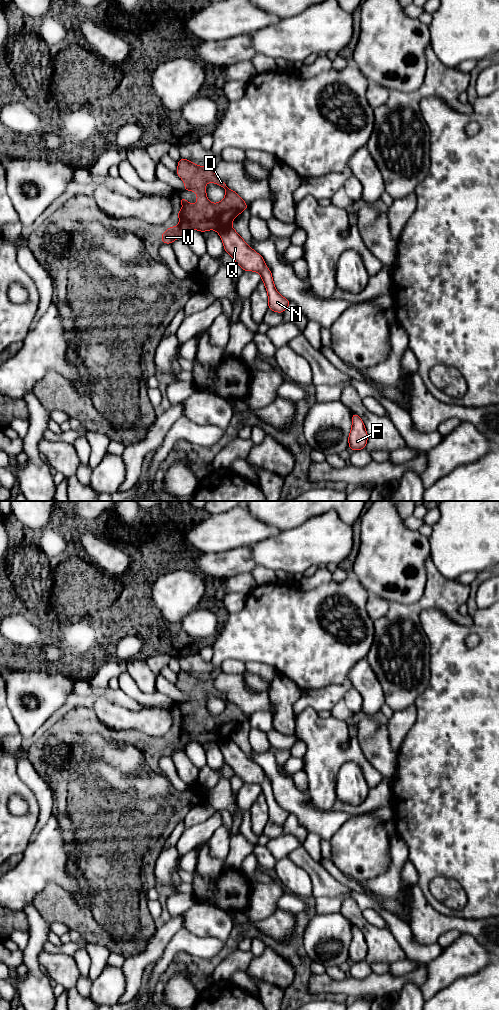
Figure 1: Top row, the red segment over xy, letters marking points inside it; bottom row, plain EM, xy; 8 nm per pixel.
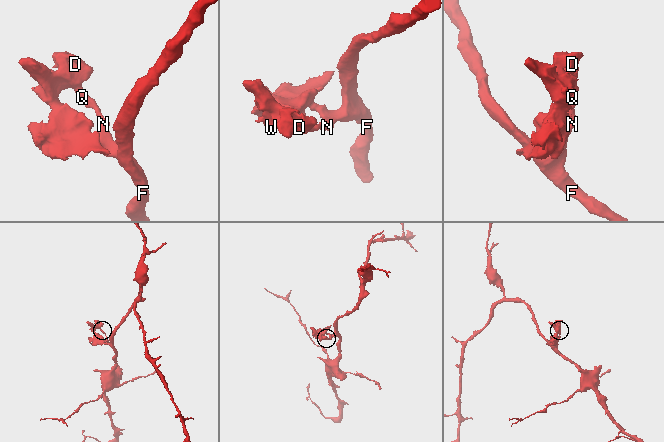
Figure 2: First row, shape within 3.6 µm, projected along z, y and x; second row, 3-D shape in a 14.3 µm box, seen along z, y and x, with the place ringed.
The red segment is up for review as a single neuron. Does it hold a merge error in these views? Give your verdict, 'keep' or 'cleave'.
cleave

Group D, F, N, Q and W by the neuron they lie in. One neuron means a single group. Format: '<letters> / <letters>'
D W / F N Q

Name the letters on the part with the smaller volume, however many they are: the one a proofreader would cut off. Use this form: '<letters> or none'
D, W

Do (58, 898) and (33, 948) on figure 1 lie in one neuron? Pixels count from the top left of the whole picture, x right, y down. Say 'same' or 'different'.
different

